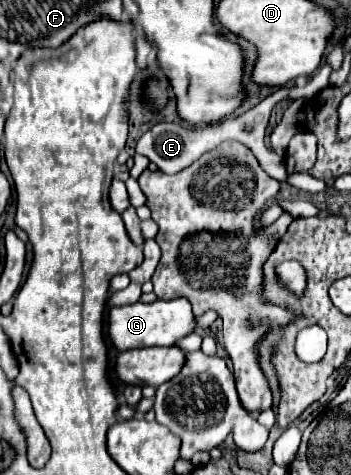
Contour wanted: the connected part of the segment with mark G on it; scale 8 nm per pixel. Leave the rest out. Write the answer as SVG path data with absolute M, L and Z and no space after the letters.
M177 297L171 301L157 299L155 303L133 303L125 307L109 309L109 339L111 345L119 351L151 347L151 345L173 345L179 339L187 337L197 329L197 321L193 309L185 297Z

